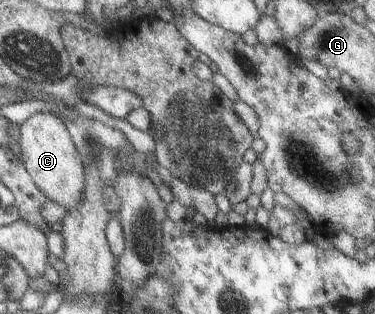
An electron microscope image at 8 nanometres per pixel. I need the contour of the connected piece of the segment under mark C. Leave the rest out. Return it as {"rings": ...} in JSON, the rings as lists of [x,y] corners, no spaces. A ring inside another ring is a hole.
{"rings":[[[34,112],[20,123],[18,133],[21,165],[38,191],[65,209],[76,207],[84,189],[84,168],[63,121],[52,112]]]}

